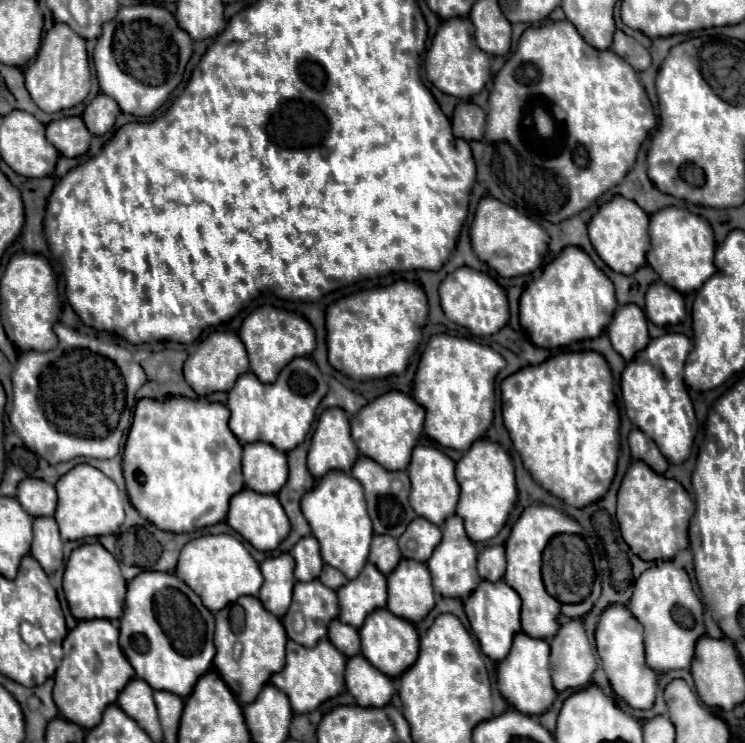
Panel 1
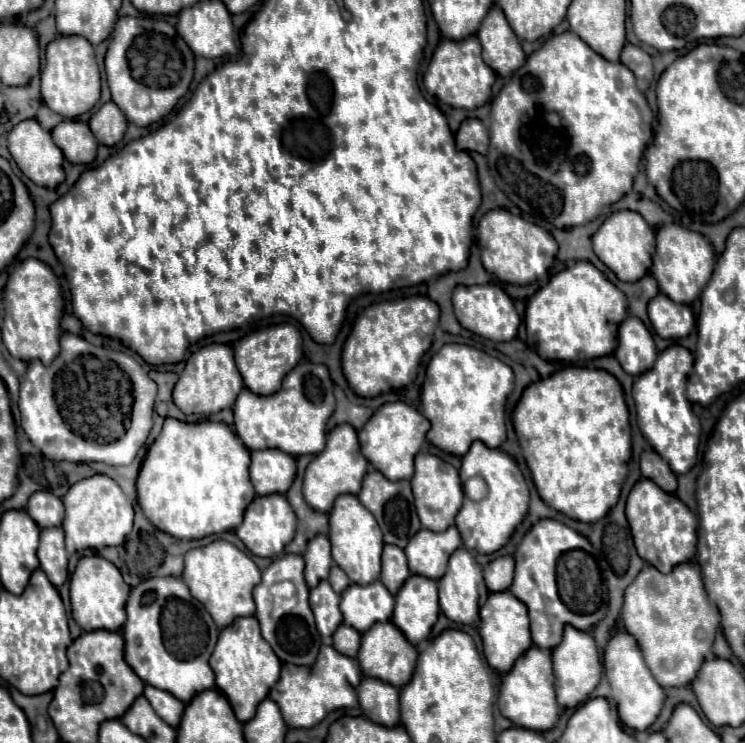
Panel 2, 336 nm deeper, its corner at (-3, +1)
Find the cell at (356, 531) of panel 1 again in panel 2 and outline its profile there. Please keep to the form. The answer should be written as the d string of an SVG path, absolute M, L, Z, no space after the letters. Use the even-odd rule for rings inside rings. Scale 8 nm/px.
M341 495L329 513L329 541L335 563L349 575L353 583L373 583L381 575L383 535L373 515L361 505L355 495Z

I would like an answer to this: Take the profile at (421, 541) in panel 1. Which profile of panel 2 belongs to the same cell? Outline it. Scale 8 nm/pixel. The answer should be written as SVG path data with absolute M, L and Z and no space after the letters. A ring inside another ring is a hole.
M449 527L441 533L421 529L405 547L409 571L413 575L425 575L433 581L441 579L441 575L445 575L449 555L457 551L459 545L463 543L457 527Z

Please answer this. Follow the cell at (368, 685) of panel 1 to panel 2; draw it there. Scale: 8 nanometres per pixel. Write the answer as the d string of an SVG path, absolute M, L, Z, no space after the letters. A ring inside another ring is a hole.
M363 677L359 687L359 705L363 713L377 725L395 727L399 725L399 689L381 683L379 679Z

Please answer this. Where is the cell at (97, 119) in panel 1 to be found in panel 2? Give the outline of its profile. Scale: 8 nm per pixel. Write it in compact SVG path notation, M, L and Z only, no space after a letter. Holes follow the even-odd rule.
M105 103L99 107L99 111L91 117L89 127L95 135L95 139L107 147L113 147L119 143L127 131L127 119L123 111L113 103Z

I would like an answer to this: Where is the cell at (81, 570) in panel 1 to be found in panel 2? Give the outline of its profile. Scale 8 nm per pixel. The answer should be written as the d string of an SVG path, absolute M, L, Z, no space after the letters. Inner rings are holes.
M99 555L81 557L75 573L71 575L69 585L71 585L71 615L83 631L97 631L97 629L119 631L123 627L125 603L131 587L123 581L119 569L111 561Z

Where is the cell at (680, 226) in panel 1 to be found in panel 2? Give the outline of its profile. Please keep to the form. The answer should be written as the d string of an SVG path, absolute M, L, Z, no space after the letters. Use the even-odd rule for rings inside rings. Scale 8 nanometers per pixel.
M677 223L658 227L651 275L657 279L663 295L669 295L669 299L673 299L675 303L691 305L699 297L705 283L711 279L713 265L715 265L713 247L701 233L689 231Z

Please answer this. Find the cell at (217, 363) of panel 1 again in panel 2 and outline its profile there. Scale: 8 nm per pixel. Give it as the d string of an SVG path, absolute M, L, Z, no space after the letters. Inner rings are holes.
M213 343L189 357L181 377L175 383L173 401L185 415L211 415L233 407L241 389L243 389L243 379L235 367L231 347Z

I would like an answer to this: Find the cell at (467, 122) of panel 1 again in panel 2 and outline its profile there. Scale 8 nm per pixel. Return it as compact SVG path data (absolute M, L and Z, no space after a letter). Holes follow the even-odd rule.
M465 119L455 135L455 143L459 151L477 151L485 155L489 147L489 131L479 119Z

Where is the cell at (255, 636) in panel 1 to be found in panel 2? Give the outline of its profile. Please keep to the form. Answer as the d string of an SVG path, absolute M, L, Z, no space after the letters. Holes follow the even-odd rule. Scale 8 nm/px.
M239 617L221 631L209 665L213 667L217 689L229 699L241 723L249 721L255 715L255 709L261 699L265 699L269 695L269 689L277 683L281 669L281 661L277 659L269 643L265 643L265 639L261 637L259 623L255 617Z

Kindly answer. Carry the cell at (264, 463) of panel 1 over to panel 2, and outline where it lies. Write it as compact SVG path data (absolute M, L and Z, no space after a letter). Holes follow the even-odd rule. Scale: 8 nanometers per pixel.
M263 449L251 453L249 475L257 495L283 495L291 487L295 473L297 467L293 455L287 455L277 449Z

